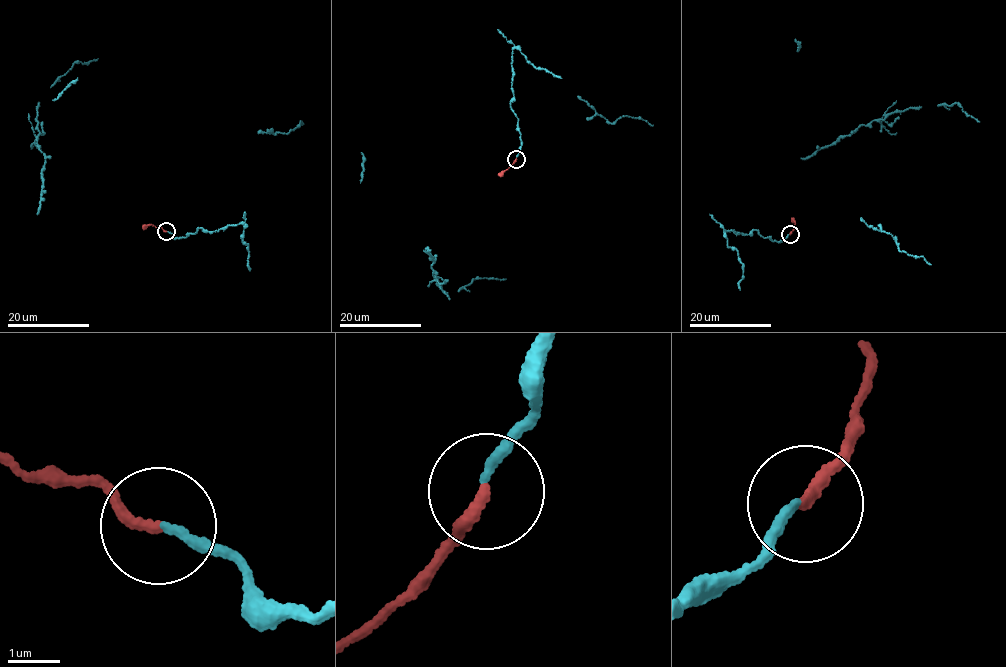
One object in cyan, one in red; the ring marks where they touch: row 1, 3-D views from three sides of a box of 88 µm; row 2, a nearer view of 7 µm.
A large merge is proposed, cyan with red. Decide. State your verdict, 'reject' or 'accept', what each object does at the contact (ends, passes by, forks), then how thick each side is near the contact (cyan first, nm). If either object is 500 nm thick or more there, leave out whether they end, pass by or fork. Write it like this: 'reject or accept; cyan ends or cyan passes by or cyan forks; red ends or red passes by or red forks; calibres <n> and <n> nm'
accept; cyan ends; red ends; calibres 170 and 220 nm

